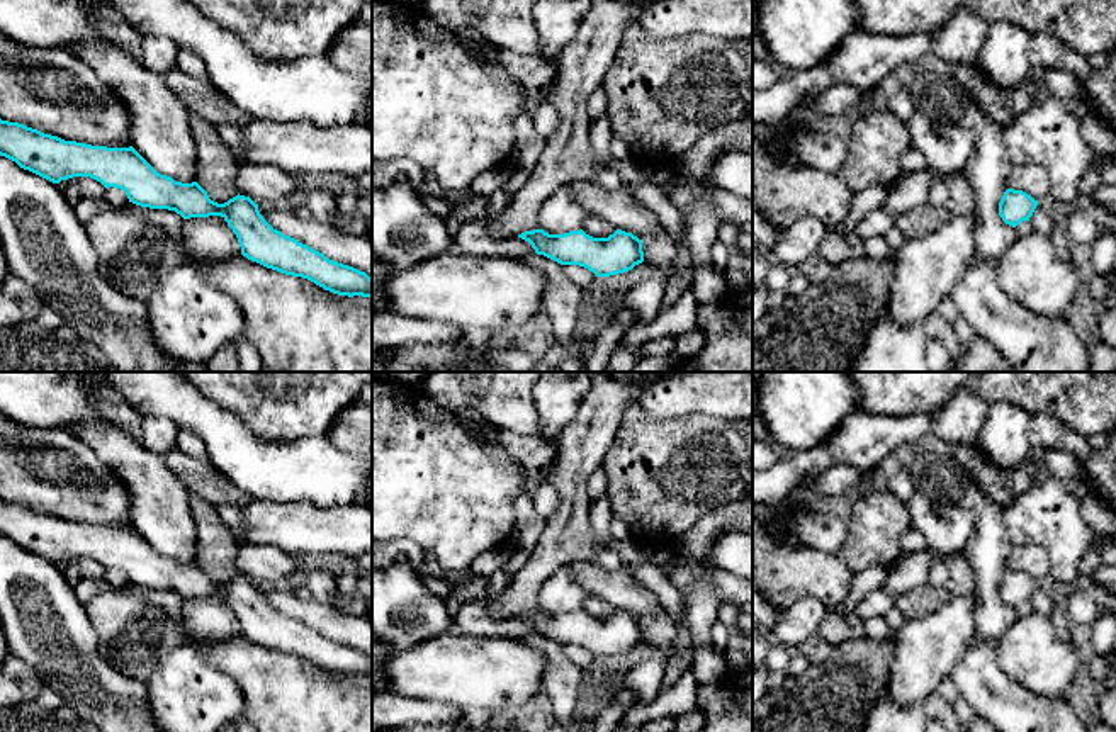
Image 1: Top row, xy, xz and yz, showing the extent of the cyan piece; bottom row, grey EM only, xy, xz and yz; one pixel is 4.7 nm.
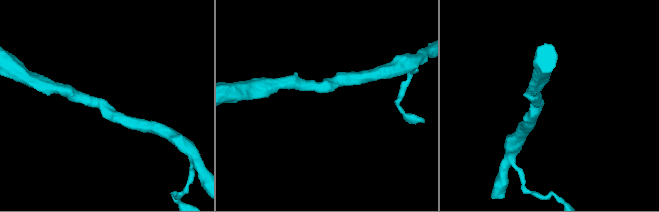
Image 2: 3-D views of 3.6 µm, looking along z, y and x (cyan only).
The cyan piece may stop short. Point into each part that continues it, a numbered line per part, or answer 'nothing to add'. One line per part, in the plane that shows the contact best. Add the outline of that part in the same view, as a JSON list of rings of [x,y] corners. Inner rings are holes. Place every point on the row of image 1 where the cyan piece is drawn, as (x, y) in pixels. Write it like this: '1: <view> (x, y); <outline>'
nothing to add

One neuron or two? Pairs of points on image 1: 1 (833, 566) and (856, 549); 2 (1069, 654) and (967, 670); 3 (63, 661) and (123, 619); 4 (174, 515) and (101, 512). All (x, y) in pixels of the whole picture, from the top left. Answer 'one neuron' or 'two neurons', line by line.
1: two neurons
2: two neurons
3: two neurons
4: two neurons

